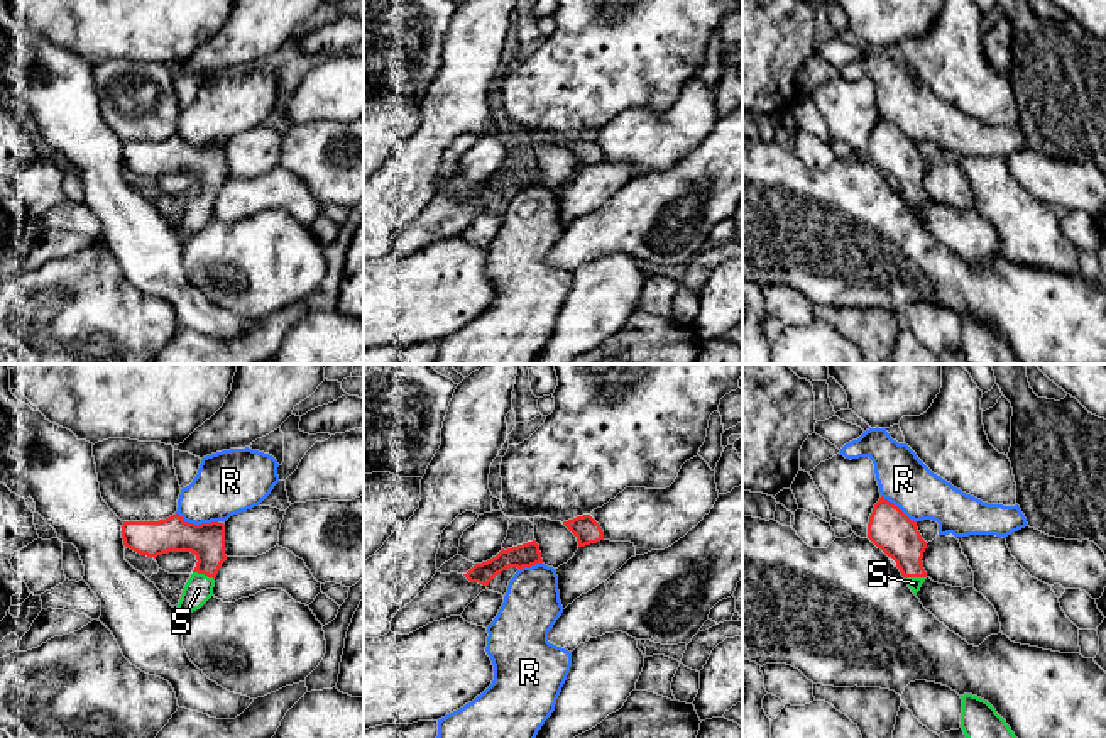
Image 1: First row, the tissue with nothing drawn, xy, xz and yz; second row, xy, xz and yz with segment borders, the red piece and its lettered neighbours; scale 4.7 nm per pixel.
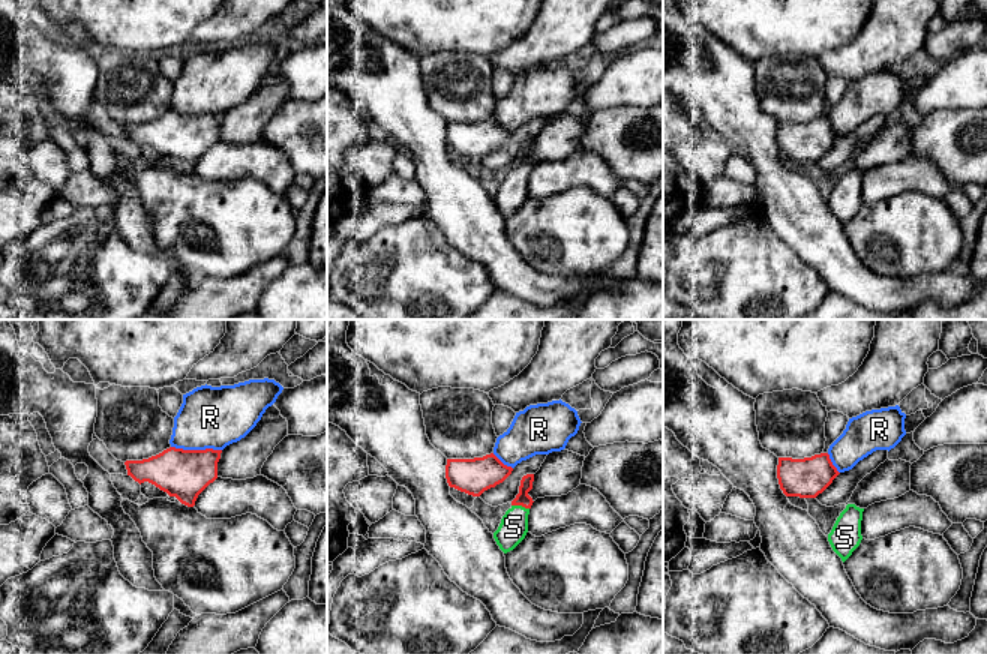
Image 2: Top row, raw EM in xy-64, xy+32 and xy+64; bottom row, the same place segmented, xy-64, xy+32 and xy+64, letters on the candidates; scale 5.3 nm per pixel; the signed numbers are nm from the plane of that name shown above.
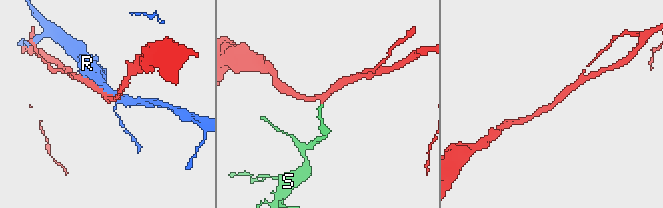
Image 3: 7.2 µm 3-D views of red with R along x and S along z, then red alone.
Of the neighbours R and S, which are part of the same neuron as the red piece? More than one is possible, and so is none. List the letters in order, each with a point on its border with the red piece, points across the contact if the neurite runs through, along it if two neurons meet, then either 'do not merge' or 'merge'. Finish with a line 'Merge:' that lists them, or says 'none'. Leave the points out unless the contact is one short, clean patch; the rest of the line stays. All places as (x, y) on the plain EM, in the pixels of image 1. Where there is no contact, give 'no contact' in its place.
R: meets red in xy at (197, 146); do not merge
S: meets red in xy at (203, 193); runs through xy (207, 161), (203, 193), (198, 210); merge
Merge: S

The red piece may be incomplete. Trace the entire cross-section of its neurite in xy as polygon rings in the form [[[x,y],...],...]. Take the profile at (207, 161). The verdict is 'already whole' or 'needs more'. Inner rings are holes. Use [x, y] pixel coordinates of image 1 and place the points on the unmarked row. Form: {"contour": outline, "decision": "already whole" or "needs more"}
{"contour": [[[176,134],[159,142],[123,142],[122,159],[127,169],[154,179],[169,173],[196,176],[198,183],[183,210],[178,235],[200,230],[213,217],[215,198],[227,181],[223,144],[194,146]]], "decision": "needs more"}

